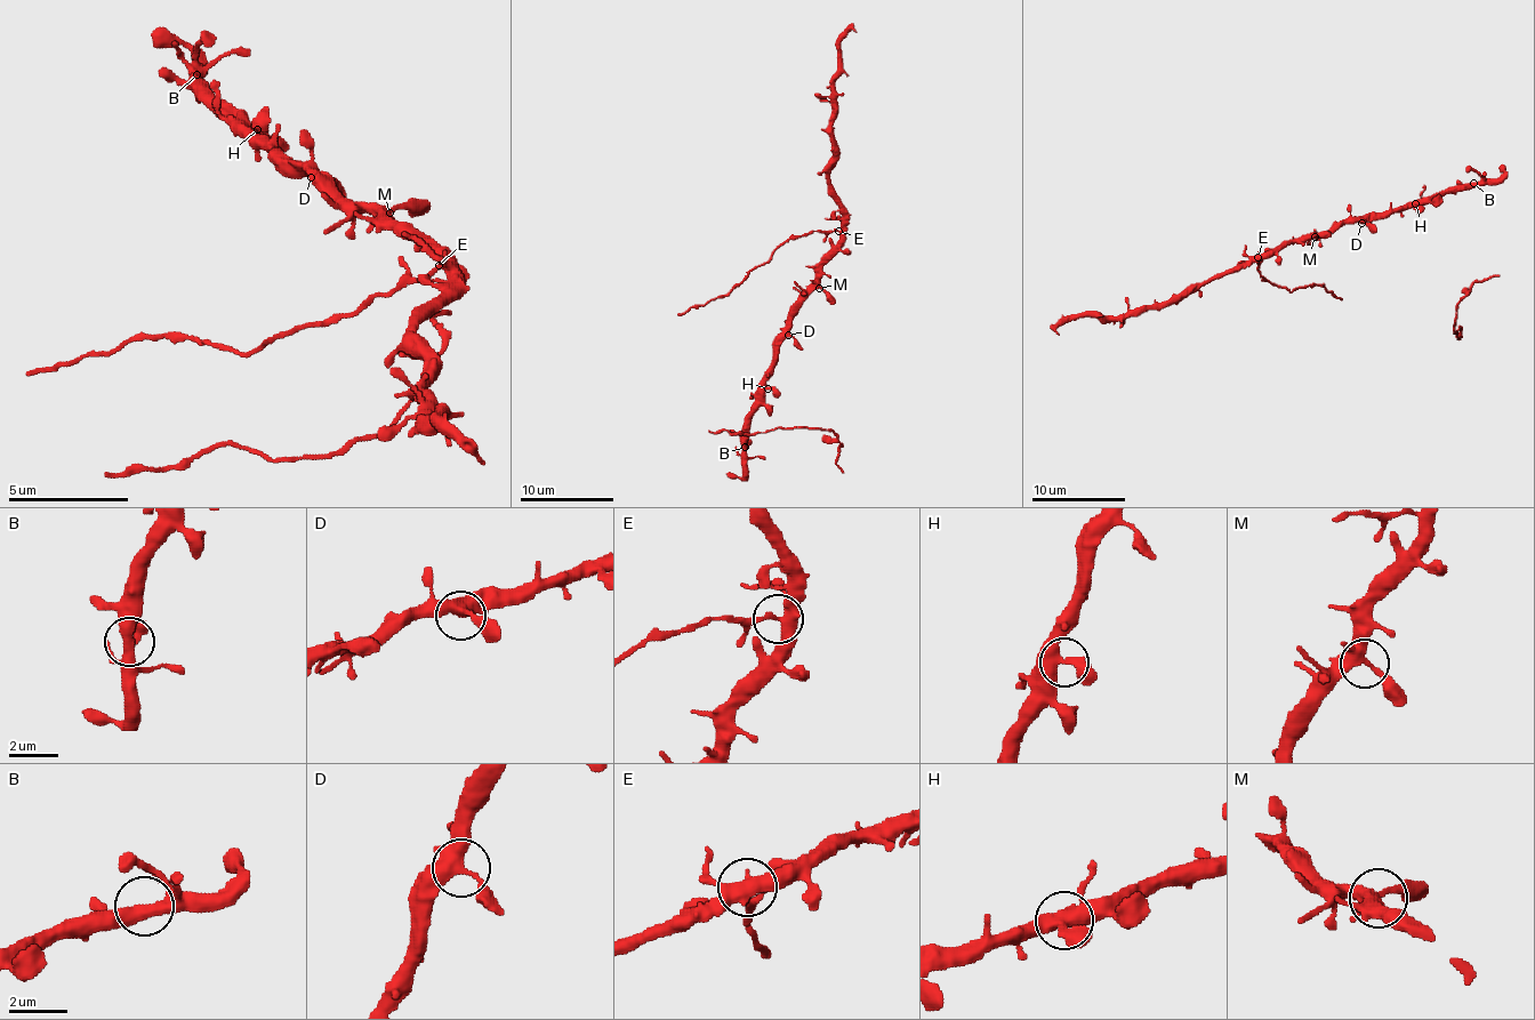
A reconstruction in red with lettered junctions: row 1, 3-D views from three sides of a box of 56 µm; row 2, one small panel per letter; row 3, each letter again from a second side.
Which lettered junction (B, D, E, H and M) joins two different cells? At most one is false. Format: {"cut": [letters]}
{"cut": ["E"]}

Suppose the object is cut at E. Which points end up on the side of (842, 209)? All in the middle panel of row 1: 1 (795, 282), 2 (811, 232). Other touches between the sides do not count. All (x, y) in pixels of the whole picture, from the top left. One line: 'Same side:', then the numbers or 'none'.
Same side: 1

